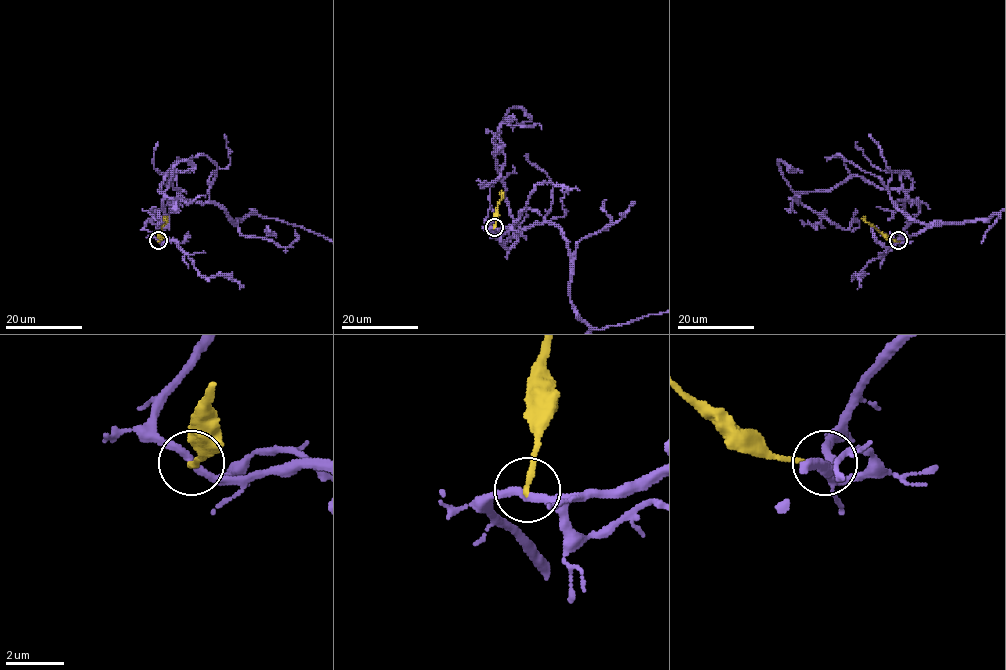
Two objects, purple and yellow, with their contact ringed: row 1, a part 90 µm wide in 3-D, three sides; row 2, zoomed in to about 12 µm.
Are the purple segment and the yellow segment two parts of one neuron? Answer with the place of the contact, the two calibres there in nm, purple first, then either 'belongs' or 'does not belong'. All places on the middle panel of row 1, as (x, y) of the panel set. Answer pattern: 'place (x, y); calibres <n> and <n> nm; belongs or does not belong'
place (494, 227); calibres 280 and 200 nm; does not belong

